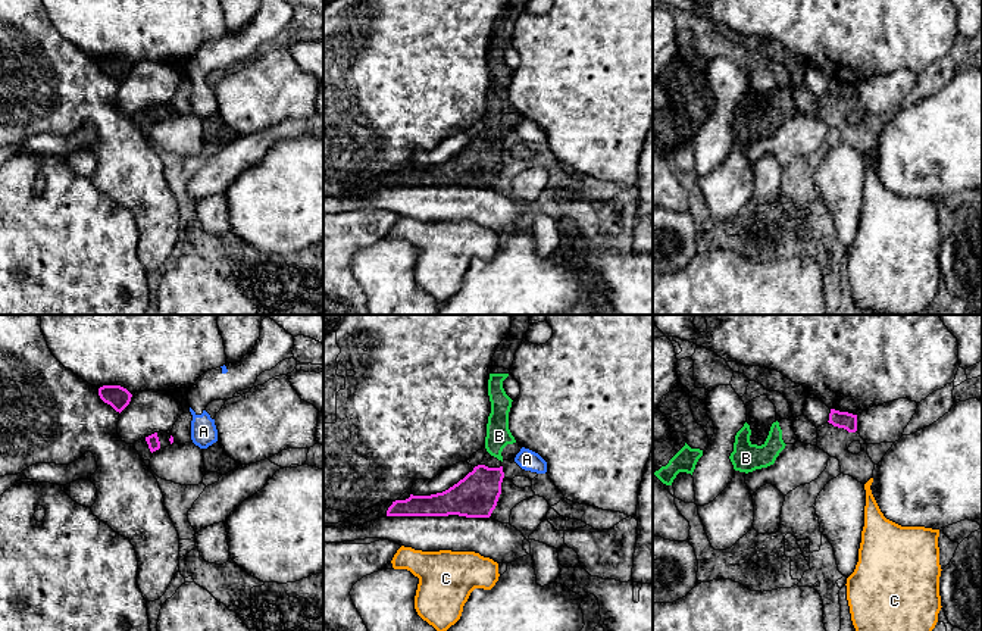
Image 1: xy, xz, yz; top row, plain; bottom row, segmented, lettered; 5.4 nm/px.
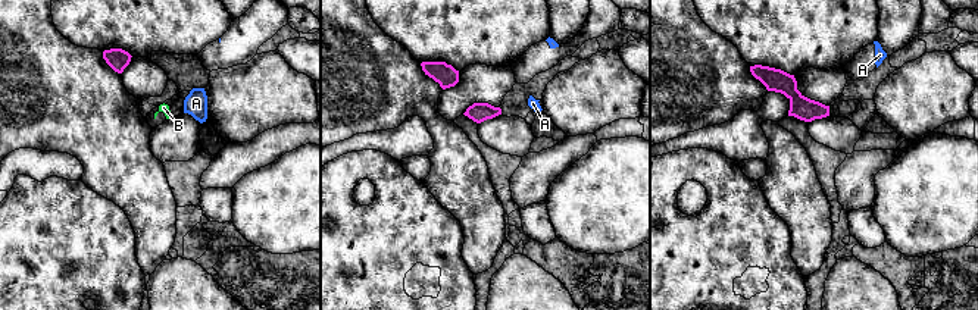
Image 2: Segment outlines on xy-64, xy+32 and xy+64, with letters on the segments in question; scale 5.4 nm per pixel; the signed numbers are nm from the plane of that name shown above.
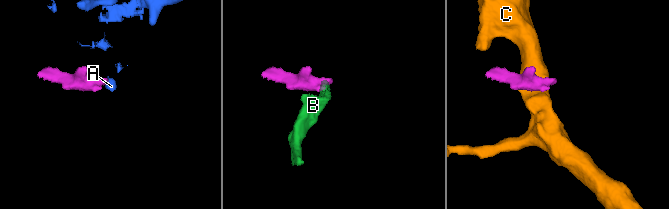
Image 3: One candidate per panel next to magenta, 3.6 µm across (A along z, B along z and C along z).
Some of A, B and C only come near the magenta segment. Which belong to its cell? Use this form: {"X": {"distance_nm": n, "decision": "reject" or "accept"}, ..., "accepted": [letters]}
{"A": {"distance_nm": 80, "decision": "reject"}, "B": {"distance_nm": 30, "decision": "accept"}, "C": {"distance_nm": 170, "decision": "reject"}, "accepted": ["B"]}

